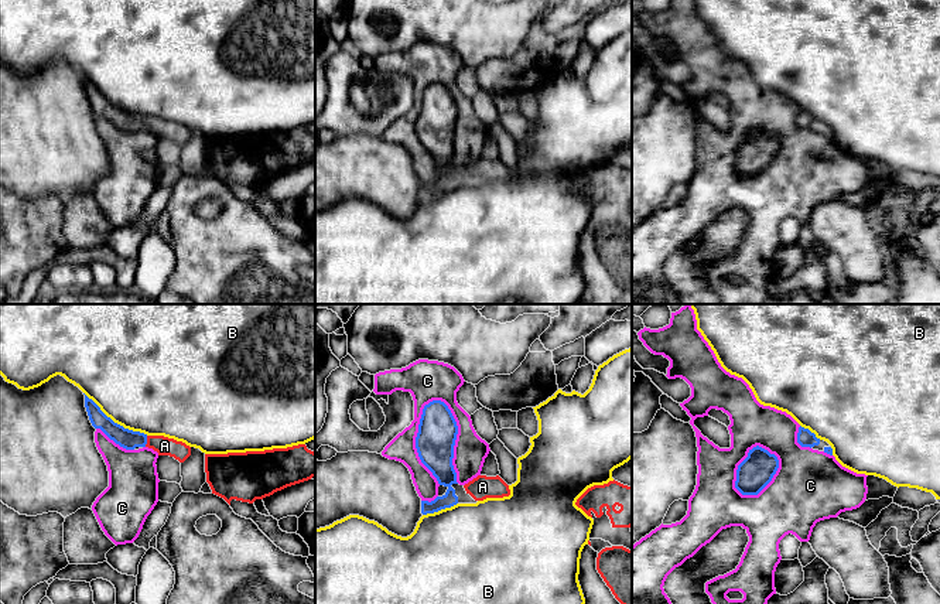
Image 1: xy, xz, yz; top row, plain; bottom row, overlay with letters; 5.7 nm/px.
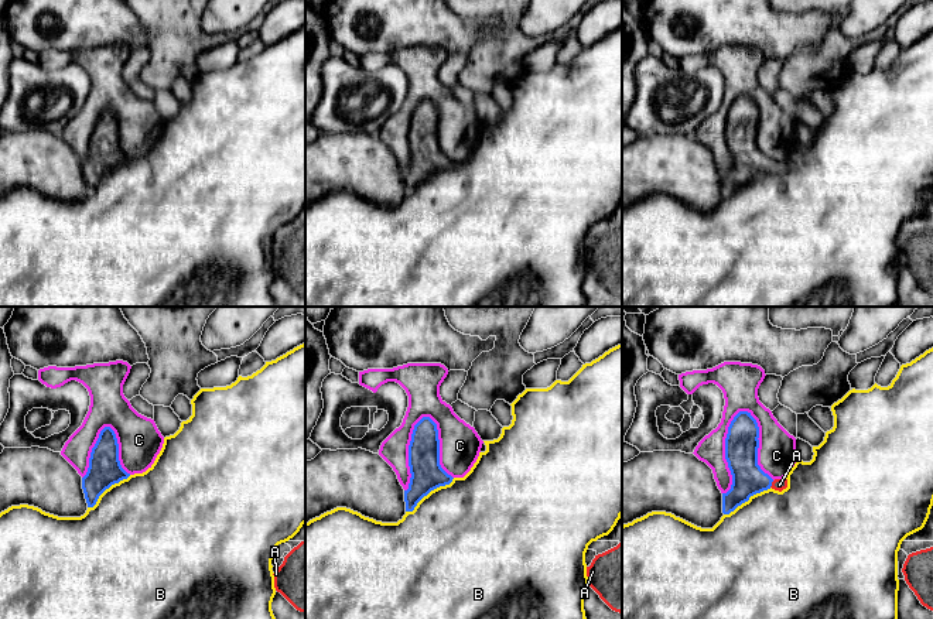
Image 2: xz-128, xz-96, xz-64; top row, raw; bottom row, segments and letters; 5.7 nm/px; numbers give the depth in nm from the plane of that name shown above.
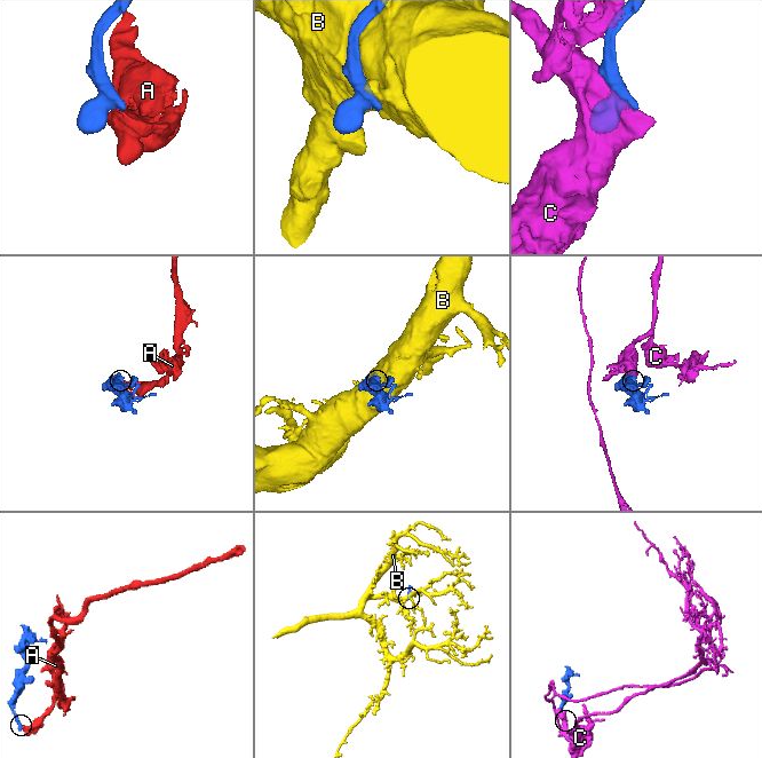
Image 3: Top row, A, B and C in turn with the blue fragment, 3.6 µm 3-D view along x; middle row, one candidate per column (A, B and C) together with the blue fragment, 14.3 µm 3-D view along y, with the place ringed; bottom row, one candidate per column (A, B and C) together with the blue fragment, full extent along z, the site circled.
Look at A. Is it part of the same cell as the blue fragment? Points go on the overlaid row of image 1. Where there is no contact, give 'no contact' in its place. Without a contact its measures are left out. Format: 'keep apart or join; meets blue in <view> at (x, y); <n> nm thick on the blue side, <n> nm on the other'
join; meets blue in xy at (146, 442); 110 nm thick on the blue side, 110 nm on the other

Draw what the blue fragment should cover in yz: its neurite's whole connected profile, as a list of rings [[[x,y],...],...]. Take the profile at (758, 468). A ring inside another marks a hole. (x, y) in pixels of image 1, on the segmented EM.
[[[756,446],[738,465],[735,488],[742,495],[758,495],[772,481],[777,468],[777,457]]]

